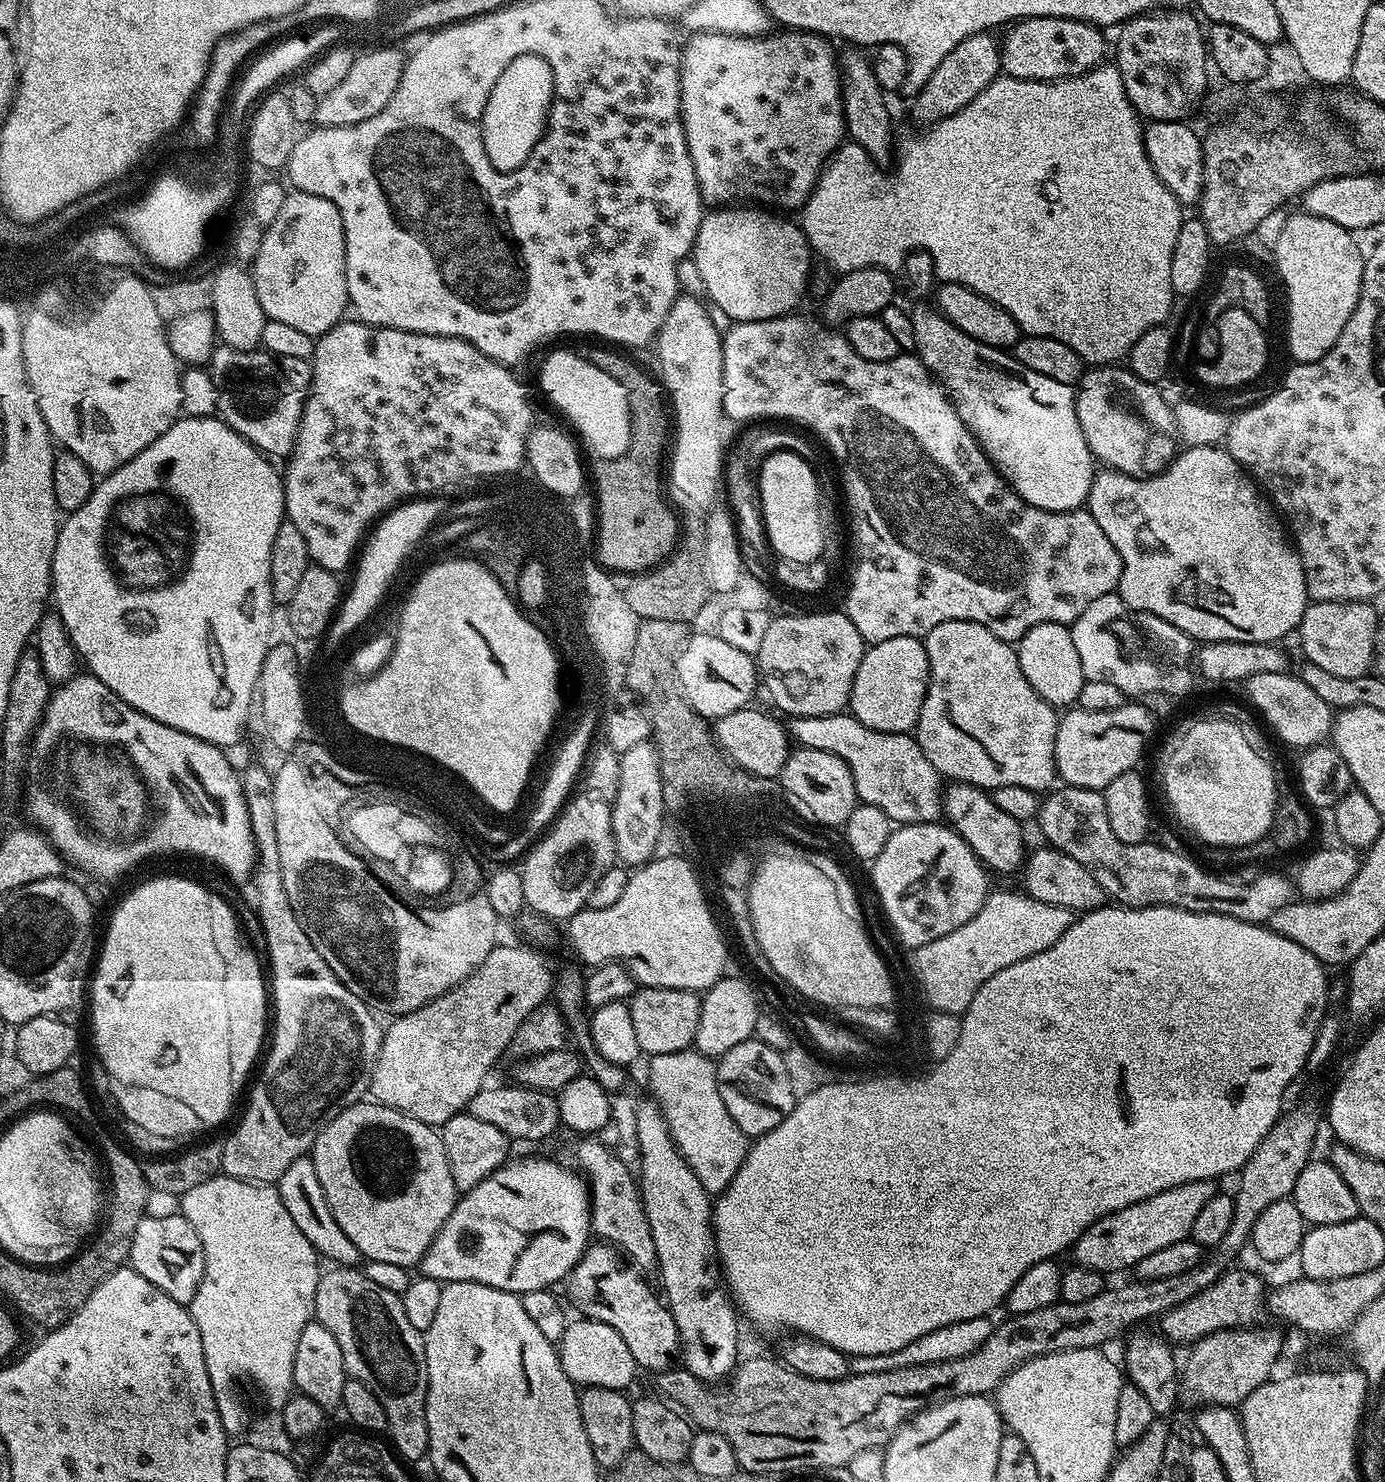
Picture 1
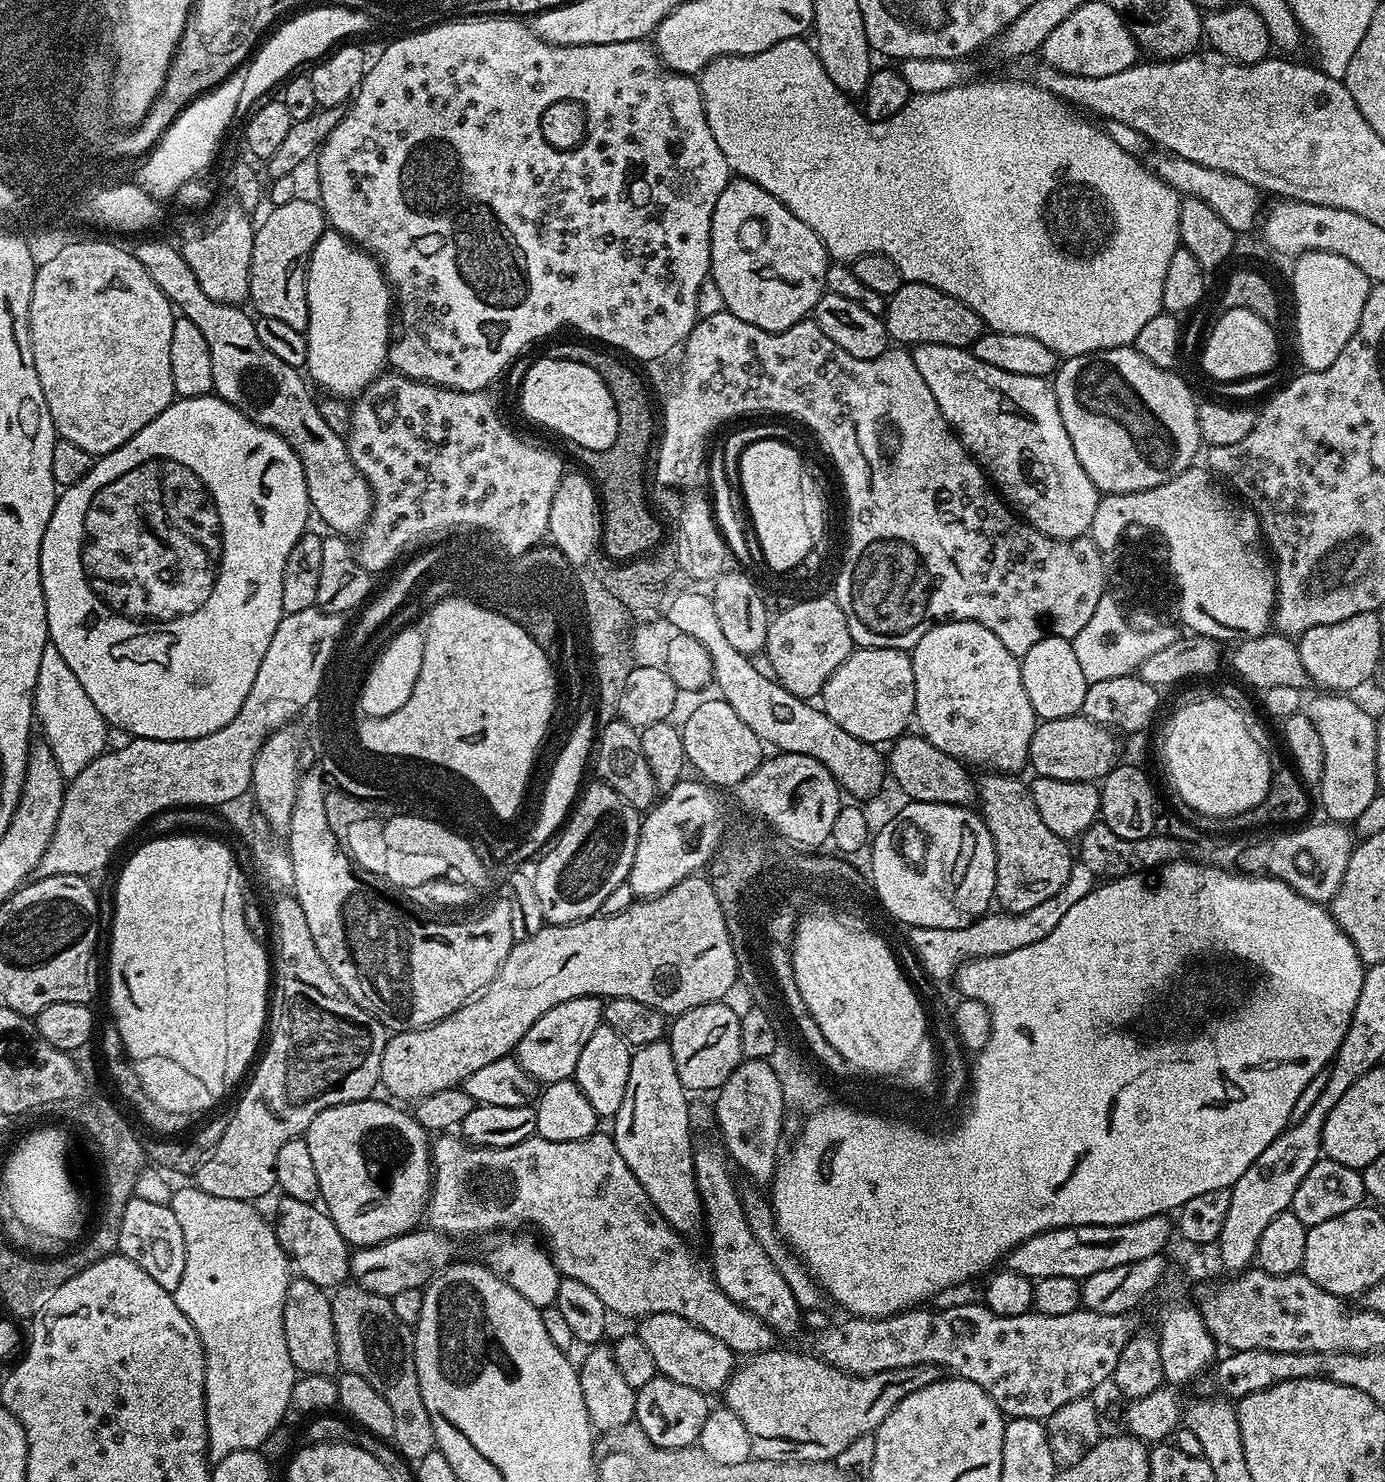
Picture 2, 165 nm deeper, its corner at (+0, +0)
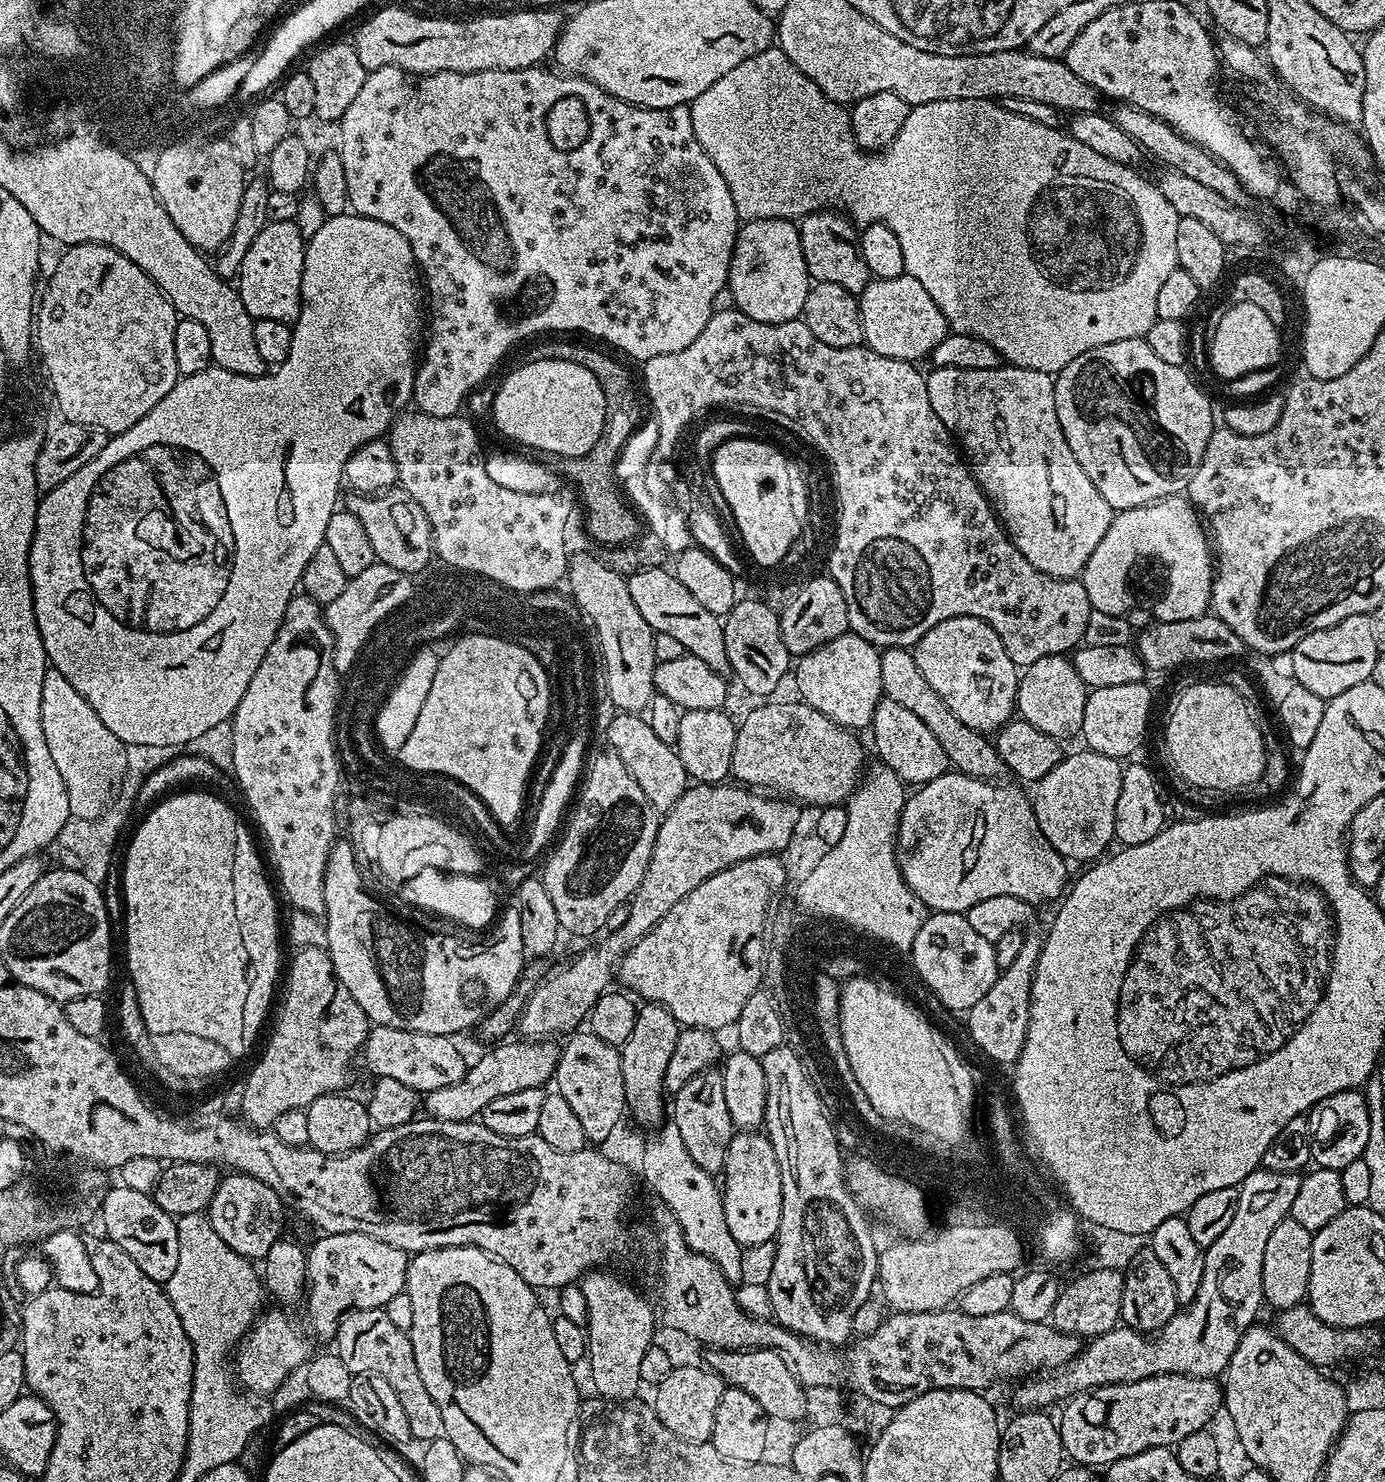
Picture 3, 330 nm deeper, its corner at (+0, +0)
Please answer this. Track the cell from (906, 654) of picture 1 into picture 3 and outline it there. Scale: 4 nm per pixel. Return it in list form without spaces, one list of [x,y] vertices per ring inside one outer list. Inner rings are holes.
[[[849,630],[799,657],[794,664],[799,699],[814,710],[826,714],[826,718],[838,726],[849,730],[867,729],[872,723],[878,702],[884,696],[880,653],[881,649],[876,645]]]

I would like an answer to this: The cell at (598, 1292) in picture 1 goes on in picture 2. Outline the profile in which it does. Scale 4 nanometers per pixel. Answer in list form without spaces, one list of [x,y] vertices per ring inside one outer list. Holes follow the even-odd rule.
[[[650,1314],[639,1324],[638,1334],[642,1342],[646,1342],[646,1350],[650,1350],[650,1358],[654,1358],[659,1375],[682,1382],[682,1386],[690,1386],[690,1390],[723,1393],[738,1360],[721,1340],[714,1338],[714,1334],[706,1334],[706,1330],[686,1322],[686,1318],[678,1318],[678,1314]]]

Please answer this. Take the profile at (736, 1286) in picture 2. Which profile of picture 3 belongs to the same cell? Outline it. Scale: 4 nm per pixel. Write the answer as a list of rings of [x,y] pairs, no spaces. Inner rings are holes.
[[[709,1070],[694,1074],[694,1078],[690,1078],[690,1082],[686,1082],[686,1086],[671,1097],[670,1120],[674,1126],[678,1126],[683,1143],[698,1166],[711,1174],[723,1173],[726,1150],[734,1135],[730,1110],[726,1106],[723,1071]]]

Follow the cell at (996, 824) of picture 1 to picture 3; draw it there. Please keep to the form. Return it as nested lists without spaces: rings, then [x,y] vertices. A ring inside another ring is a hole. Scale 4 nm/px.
[[[881,698],[874,710],[874,718],[870,725],[872,744],[876,747],[879,763],[885,764],[905,785],[919,786],[938,778],[943,772],[949,771],[950,765],[946,758],[946,750],[942,750],[938,738],[930,734],[926,722],[916,717],[911,710],[906,710],[899,702]]]

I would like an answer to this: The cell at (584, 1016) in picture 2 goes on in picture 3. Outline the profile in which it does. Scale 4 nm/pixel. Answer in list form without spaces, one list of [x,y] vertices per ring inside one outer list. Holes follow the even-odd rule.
[[[520,1038],[500,1042],[497,1048],[489,1050],[469,1063],[468,1073],[454,1086],[442,1086],[438,1090],[427,1093],[422,1104],[427,1115],[433,1120],[472,1120],[479,1117],[494,1098],[502,1098],[502,1094],[514,1094],[517,1090],[544,1088],[555,1077],[561,1045],[555,1039],[529,1040]]]

